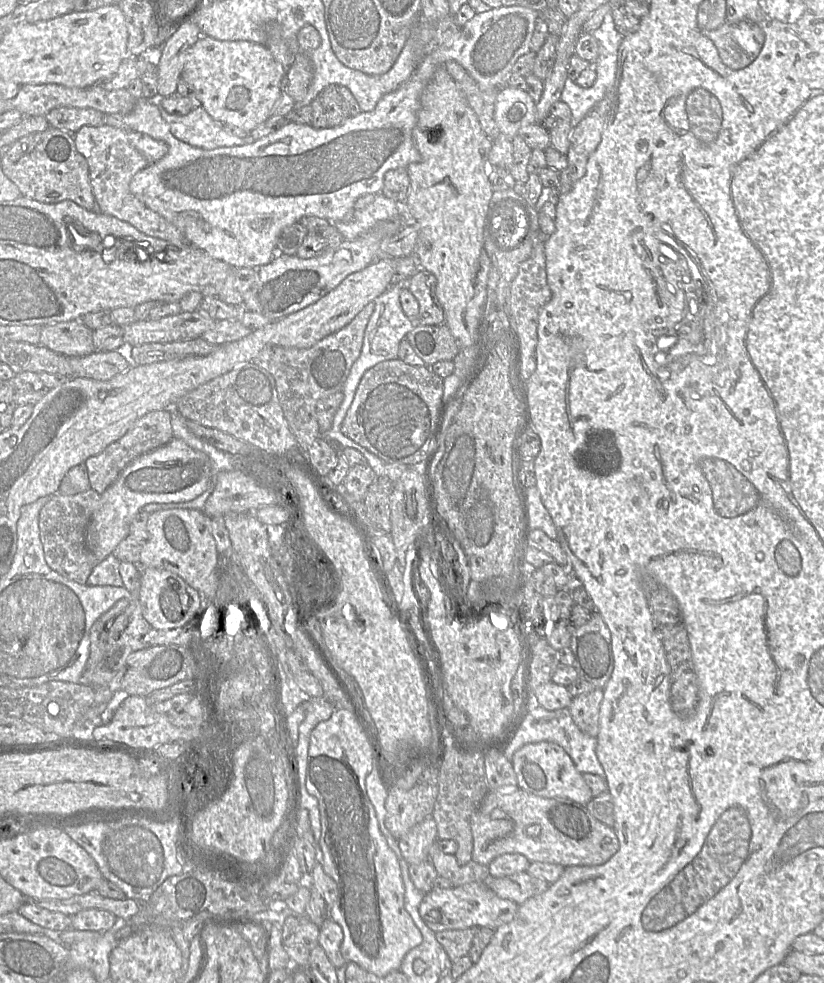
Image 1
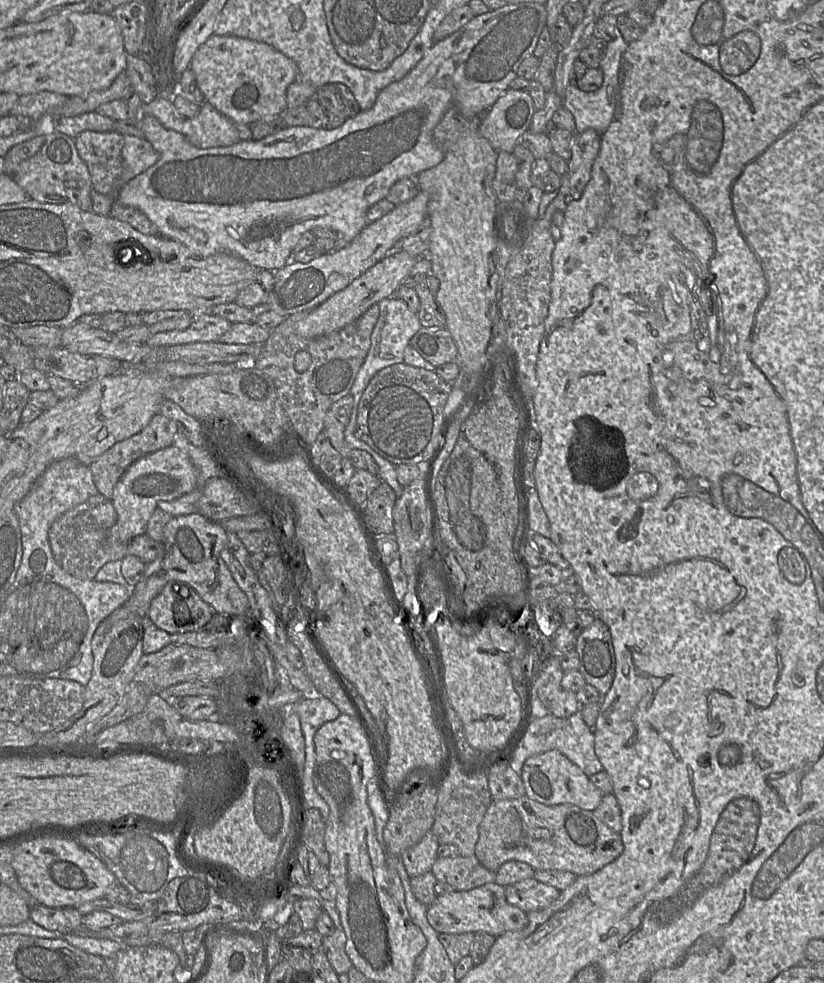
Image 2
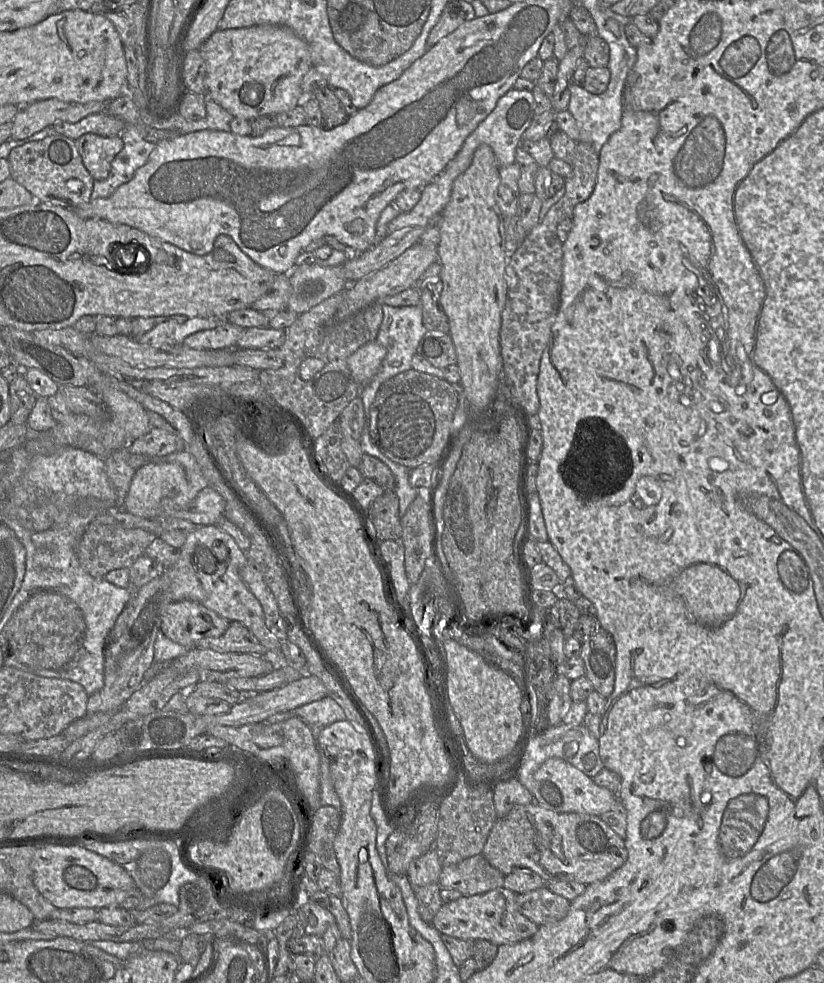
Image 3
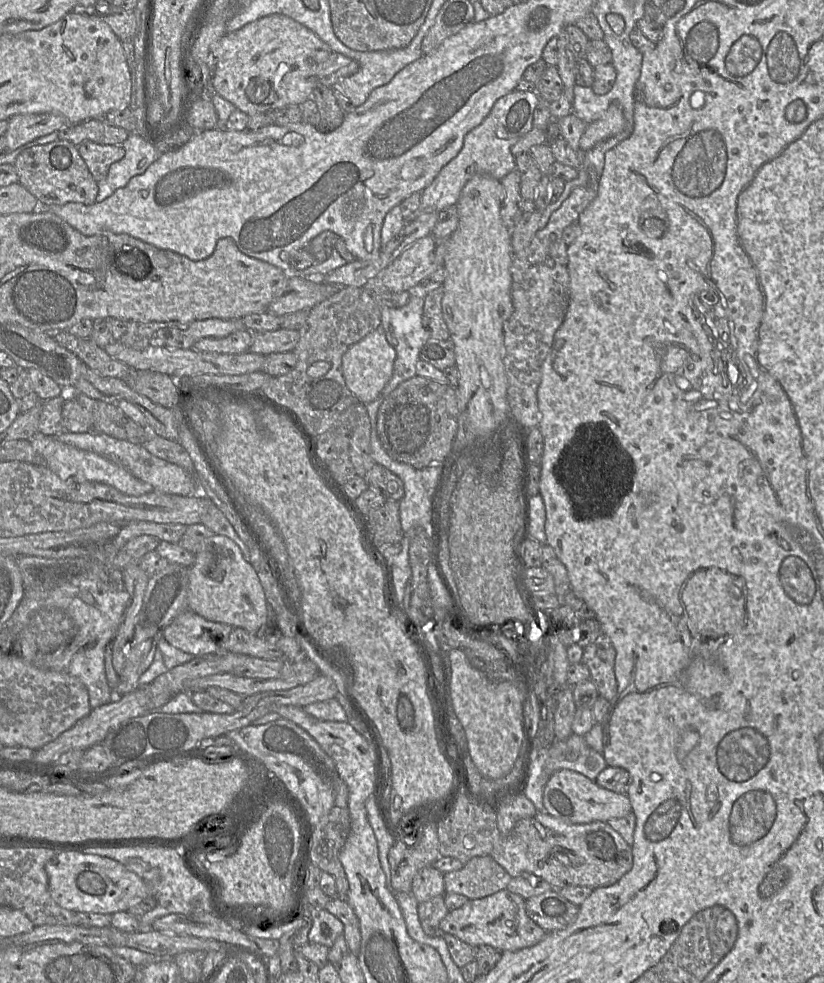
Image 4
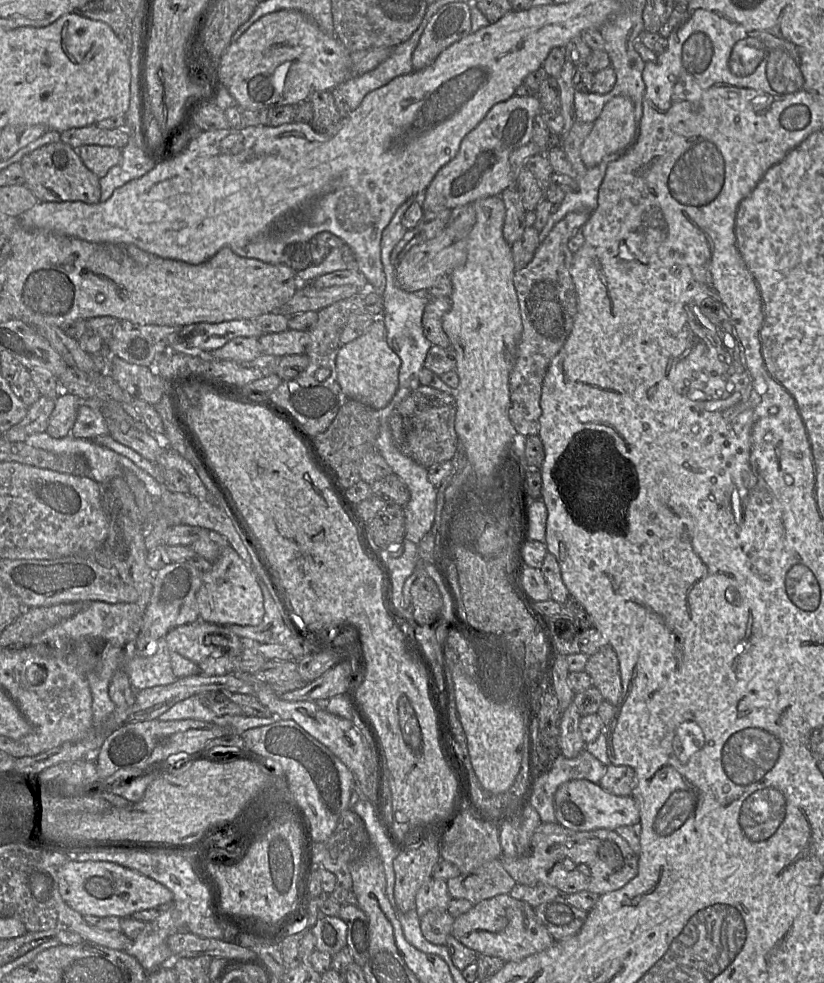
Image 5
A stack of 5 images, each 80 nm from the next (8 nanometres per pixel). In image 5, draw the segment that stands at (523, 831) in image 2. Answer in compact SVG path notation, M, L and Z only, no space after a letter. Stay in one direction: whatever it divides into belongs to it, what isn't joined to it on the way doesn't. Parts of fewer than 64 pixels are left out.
M542 822L536 828L530 855L516 858L501 855L499 860L516 883L556 887L564 895L587 890L601 896L623 887L638 873L638 854L615 830L575 831L558 822Z

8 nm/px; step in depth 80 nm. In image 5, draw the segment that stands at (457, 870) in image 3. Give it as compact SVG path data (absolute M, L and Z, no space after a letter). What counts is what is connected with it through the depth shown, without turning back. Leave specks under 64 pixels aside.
M499 859L483 864L469 875L461 874L447 880L452 898L466 899L473 905L500 894L509 894L515 884Z

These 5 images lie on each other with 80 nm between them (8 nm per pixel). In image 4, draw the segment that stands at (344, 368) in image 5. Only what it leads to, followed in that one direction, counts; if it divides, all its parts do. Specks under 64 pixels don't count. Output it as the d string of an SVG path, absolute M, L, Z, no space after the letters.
M381 326L351 345L342 356L342 371L347 388L362 404L376 400L393 374L396 351L386 340Z

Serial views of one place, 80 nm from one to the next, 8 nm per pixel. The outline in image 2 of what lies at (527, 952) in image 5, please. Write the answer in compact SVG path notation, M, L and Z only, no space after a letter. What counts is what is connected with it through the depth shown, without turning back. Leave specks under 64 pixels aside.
M497 882L439 895L427 908L426 916L438 933L449 934L486 932L498 937L506 932L523 930L529 924L527 913L507 901L504 887Z

